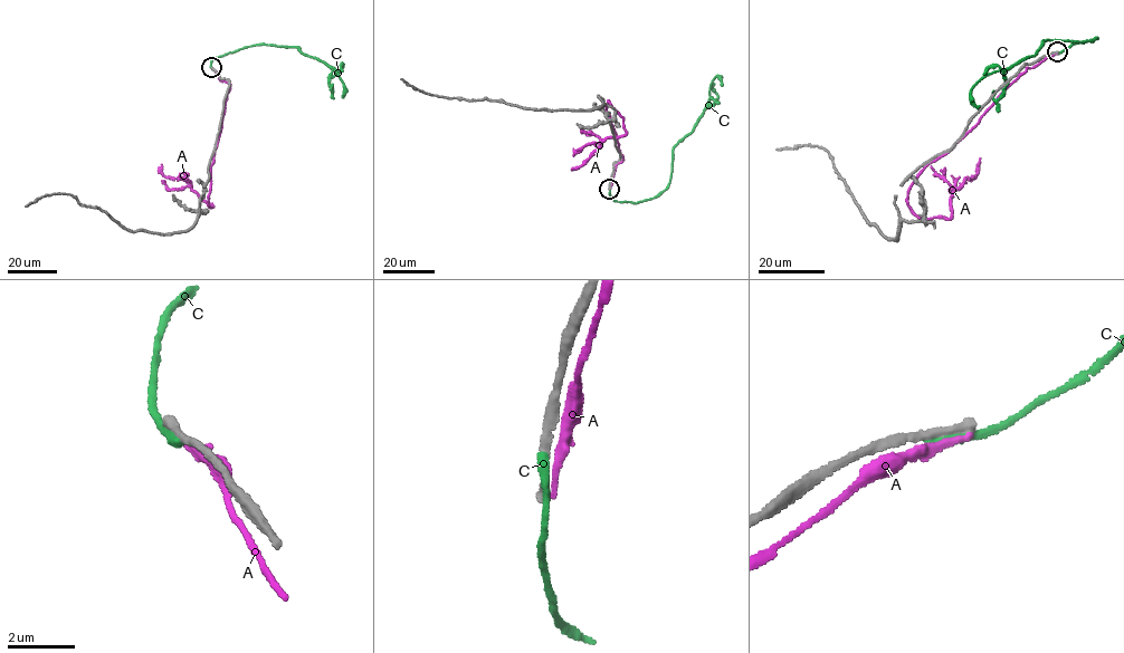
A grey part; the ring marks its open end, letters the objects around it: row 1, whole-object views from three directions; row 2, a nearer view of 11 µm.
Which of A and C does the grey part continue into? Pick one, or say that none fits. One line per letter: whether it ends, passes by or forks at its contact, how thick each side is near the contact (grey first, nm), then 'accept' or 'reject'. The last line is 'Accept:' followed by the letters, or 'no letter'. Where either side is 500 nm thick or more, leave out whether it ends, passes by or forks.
A: it ends; calibres 320 and 200 nm; reject
C: it ends; calibres 340 and 320 nm; reject
Accept: no letter

